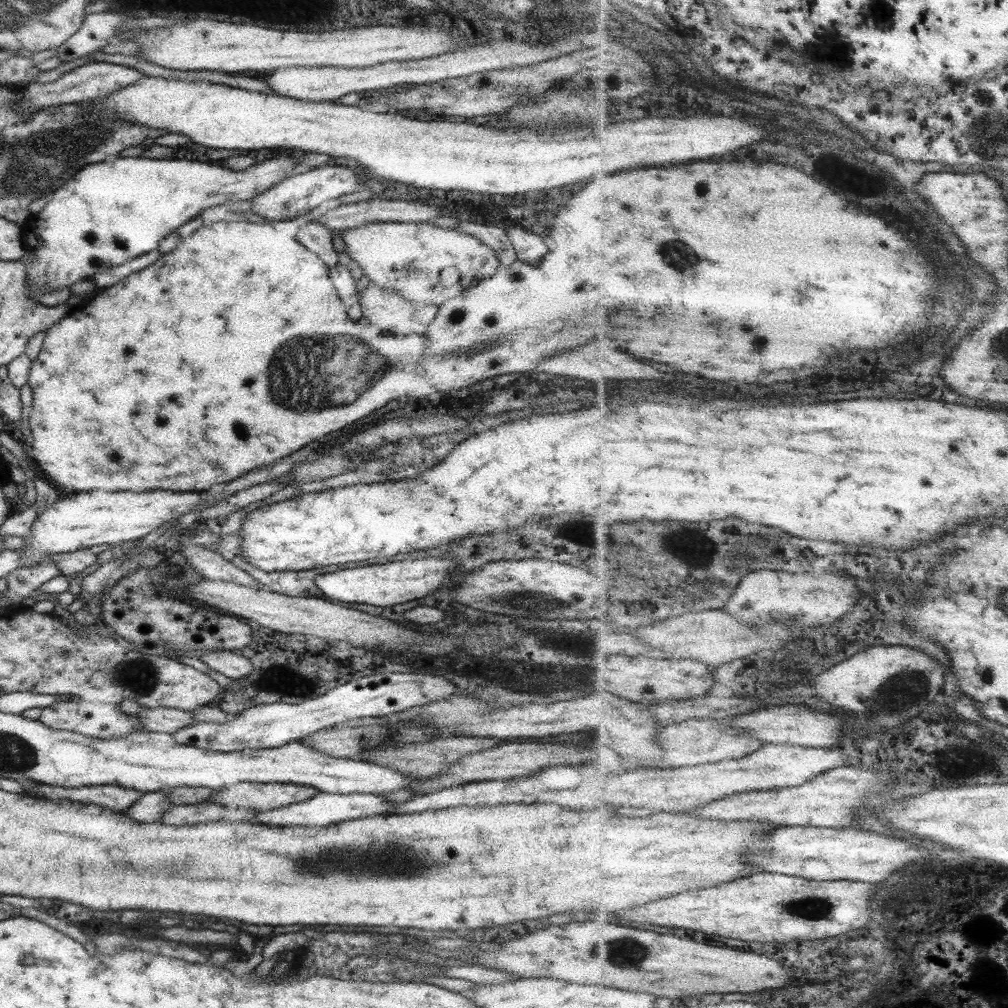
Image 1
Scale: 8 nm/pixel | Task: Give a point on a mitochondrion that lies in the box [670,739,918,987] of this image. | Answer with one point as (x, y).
(804, 906)

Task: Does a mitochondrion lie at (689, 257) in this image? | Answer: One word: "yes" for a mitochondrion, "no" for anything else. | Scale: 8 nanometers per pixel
yes

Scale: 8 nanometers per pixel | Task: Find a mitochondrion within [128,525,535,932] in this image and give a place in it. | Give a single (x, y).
(390, 861)

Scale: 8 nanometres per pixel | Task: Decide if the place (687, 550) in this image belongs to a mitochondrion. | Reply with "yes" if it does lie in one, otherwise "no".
no

